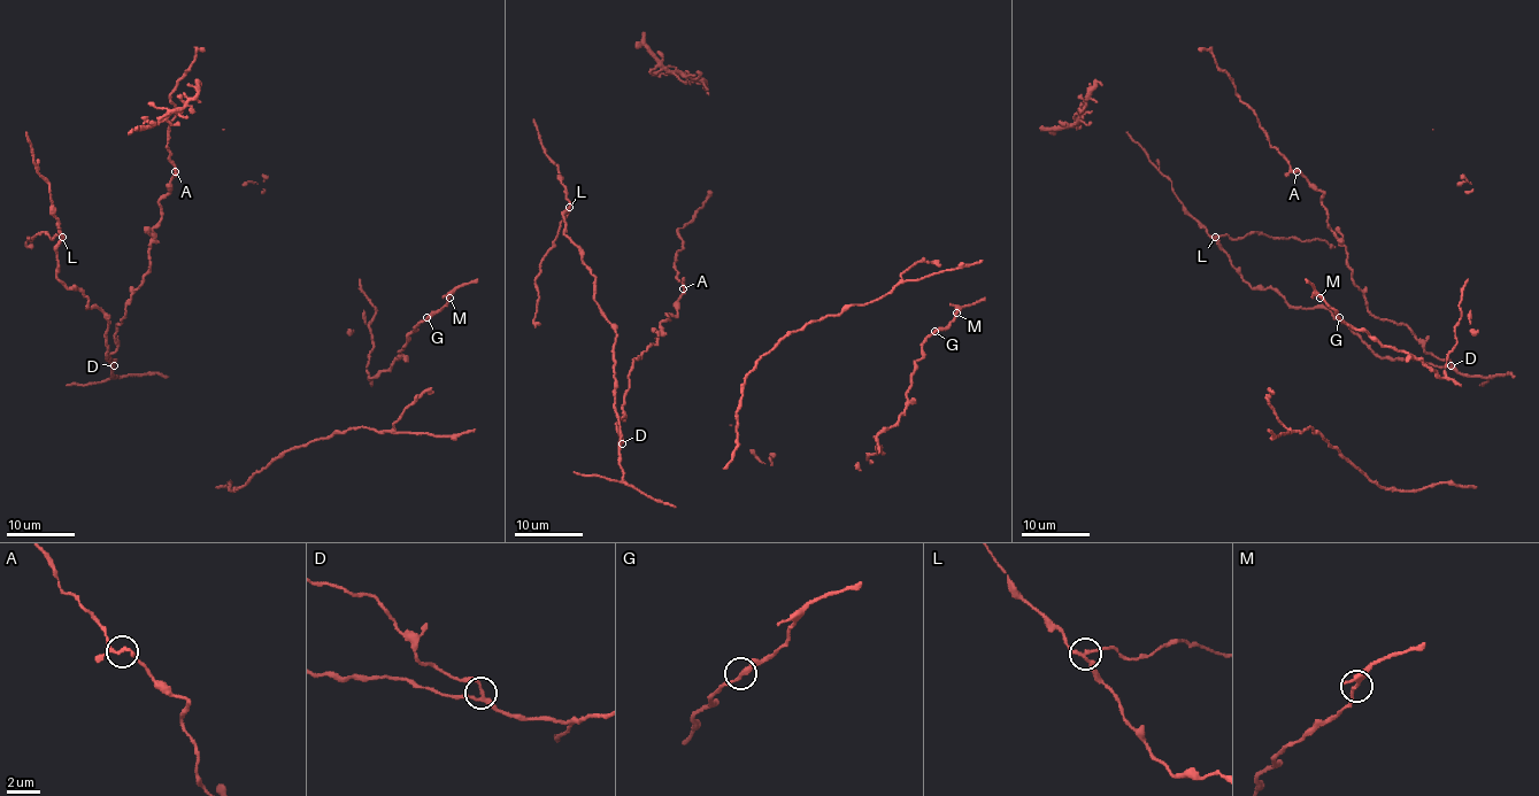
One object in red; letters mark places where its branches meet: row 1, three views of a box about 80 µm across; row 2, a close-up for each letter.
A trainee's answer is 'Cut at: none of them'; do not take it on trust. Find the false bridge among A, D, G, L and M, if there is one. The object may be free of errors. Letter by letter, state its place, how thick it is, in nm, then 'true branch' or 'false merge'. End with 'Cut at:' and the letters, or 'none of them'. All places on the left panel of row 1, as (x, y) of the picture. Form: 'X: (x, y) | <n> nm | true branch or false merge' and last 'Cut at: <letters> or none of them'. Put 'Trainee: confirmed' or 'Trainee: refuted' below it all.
A: (175, 171) | 200 nm | true branch
D: (114, 365) | 200 nm | true branch
G: (426, 317) | 240 nm | true branch
L: (62, 237) | 190 nm | false merge
M: (449, 298) | 220 nm | true branch
Cut at: L
Trainee: refuted

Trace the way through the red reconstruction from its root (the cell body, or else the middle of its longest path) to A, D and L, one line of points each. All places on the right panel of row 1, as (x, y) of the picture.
A: (1514, 377), (1463, 376), (1428, 353), (1405, 324), (1376, 317), (1326, 222), (1323, 193), (1297, 171)
D: (1514, 377), (1510, 373), (1461, 376), (1451, 365)
L: (1514, 377), (1461, 376), (1418, 360), (1382, 358), (1326, 309), (1291, 307), (1274, 288), (1254, 288), (1215, 238)

